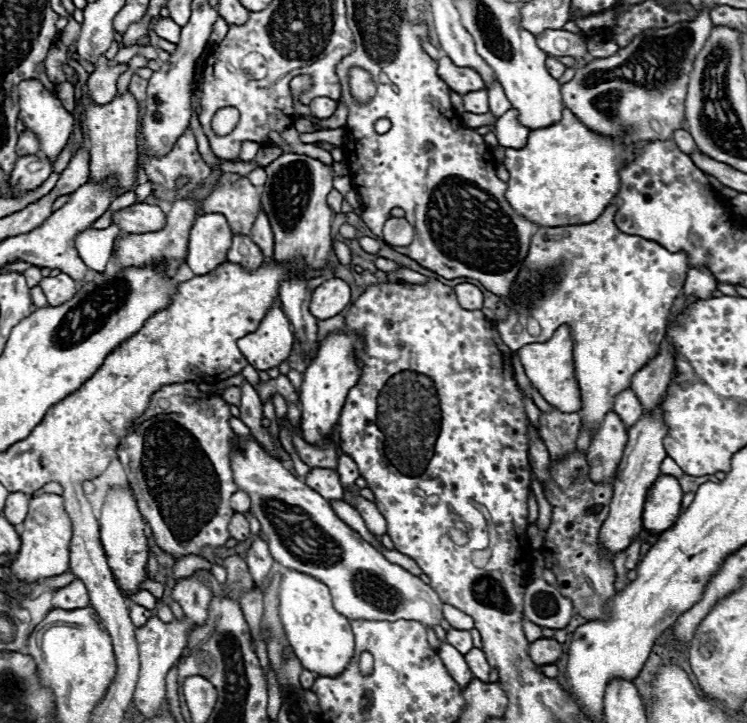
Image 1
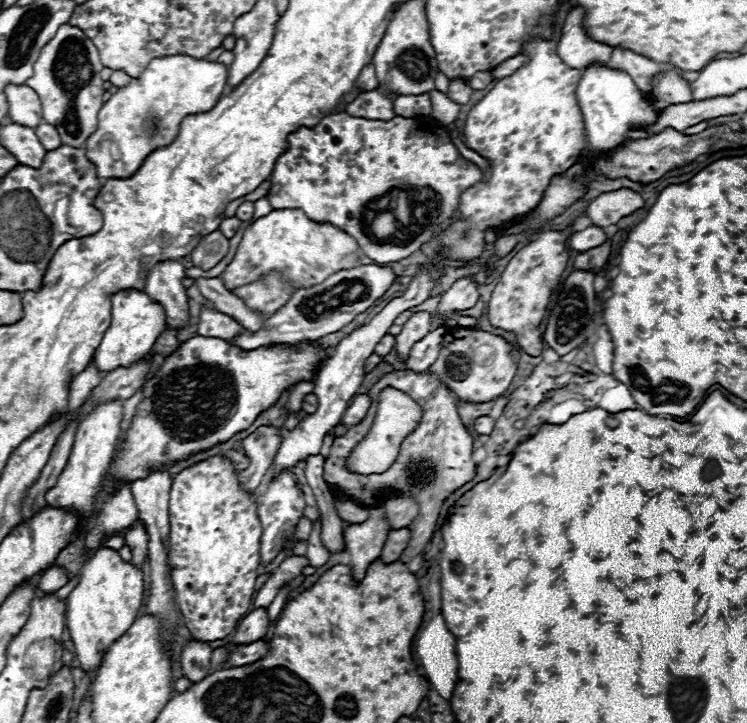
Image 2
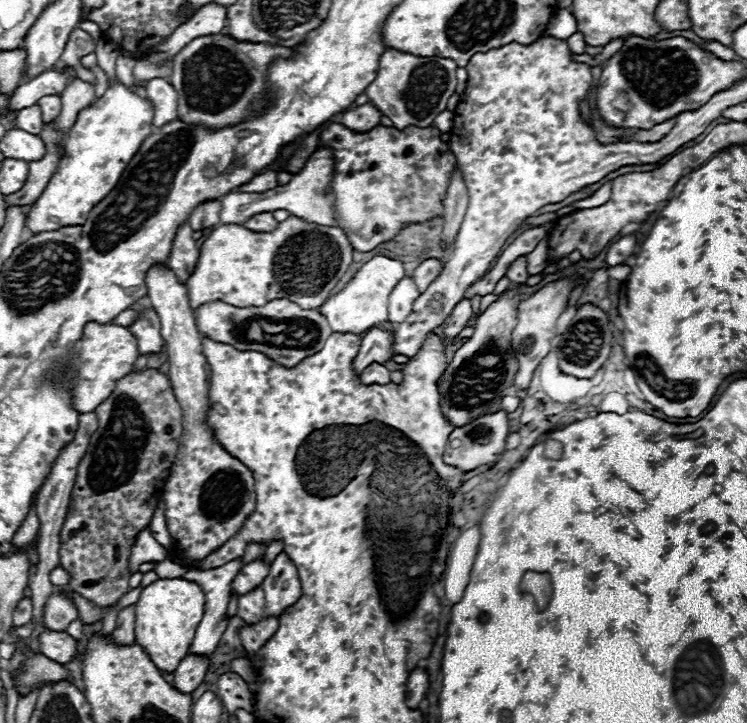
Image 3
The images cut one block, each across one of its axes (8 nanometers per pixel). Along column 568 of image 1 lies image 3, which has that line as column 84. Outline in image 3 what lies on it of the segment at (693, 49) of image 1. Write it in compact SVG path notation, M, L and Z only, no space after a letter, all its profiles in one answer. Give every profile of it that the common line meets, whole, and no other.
M74 78L64 88L64 92L60 92L58 96L60 96L60 102L62 102L62 110L54 120L54 128L62 130L62 132L68 132L72 128L72 124L76 122L78 114L84 108L90 108L92 104L96 104L96 100L98 100L96 94L94 94L94 84L84 82L80 78Z

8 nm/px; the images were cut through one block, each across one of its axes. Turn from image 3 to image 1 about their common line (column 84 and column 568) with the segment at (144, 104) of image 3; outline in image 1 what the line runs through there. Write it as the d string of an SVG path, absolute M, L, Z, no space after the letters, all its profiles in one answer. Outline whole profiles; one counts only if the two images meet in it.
M568 108L562 110L562 120L548 126L548 128L536 128L530 130L528 144L520 150L506 148L502 164L510 172L506 200L512 204L516 212L520 212L524 218L538 226L560 226L570 222L592 222L596 220L604 208L612 202L616 192L620 190L620 176L618 170L636 158L636 150L646 146L648 142L638 144L626 144L624 138L612 138L602 136L590 128L586 128Z

